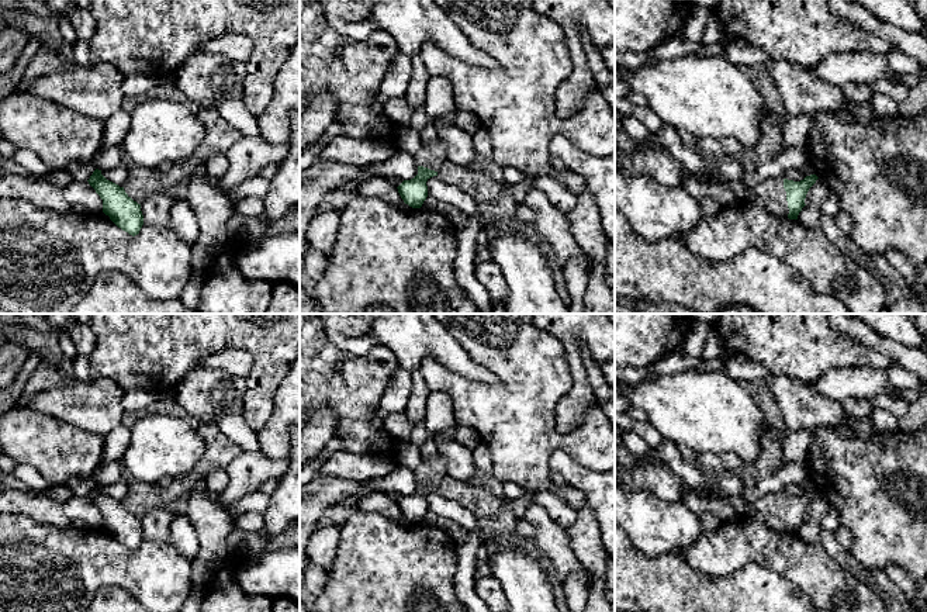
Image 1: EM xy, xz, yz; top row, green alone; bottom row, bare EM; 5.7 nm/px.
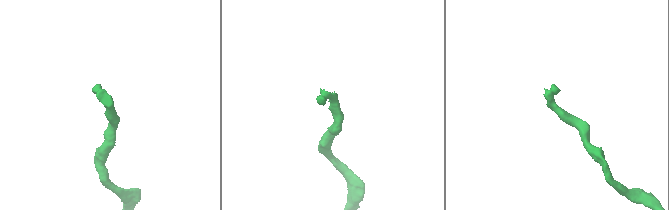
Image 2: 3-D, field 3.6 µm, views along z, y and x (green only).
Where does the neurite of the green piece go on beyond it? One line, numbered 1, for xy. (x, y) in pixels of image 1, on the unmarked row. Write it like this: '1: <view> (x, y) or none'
1: none

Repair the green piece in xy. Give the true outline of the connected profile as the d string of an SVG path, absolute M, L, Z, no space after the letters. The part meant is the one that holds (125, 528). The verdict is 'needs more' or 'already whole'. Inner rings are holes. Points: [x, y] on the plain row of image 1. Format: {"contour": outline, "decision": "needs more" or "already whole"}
{"contour": "M98 484L87 497L103 515L103 528L122 546L138 550L143 540L141 519L134 516L124 502L107 495Z", "decision": "already whole"}

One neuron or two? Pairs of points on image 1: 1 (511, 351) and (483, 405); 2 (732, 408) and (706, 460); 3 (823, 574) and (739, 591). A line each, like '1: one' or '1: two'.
1: one
2: two
3: two

